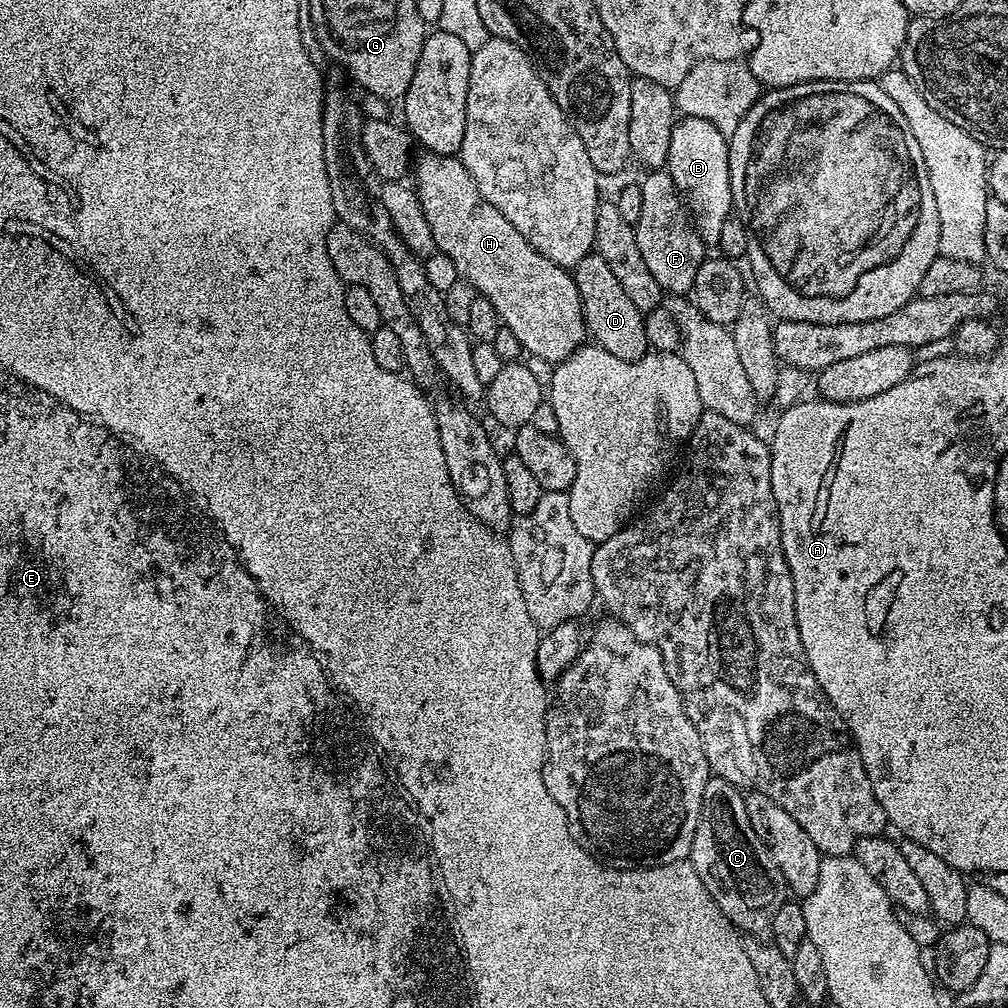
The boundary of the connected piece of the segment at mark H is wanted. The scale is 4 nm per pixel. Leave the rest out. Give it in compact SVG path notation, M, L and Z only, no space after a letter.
M431 154L423 155L422 158L417 170L416 167L414 170L414 187L434 233L436 251L445 252L450 262L454 262L460 277L468 280L476 287L479 295L485 296L494 305L503 327L514 330L514 338L518 338L527 355L537 355L553 365L574 355L576 349L585 343L586 329L573 273L569 269L559 268L538 254L534 246L530 246L530 242L518 234L516 227L494 206L490 206L486 198L482 198L478 186L474 186L474 178L470 178L466 166L459 158Z

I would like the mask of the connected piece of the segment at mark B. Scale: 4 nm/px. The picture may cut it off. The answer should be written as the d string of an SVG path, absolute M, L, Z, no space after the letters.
M693 116L677 119L670 138L666 170L672 175L676 188L683 195L705 245L719 245L722 226L726 223L726 218L733 215L734 205L728 146L726 137L718 130L718 126L705 120L696 120Z

